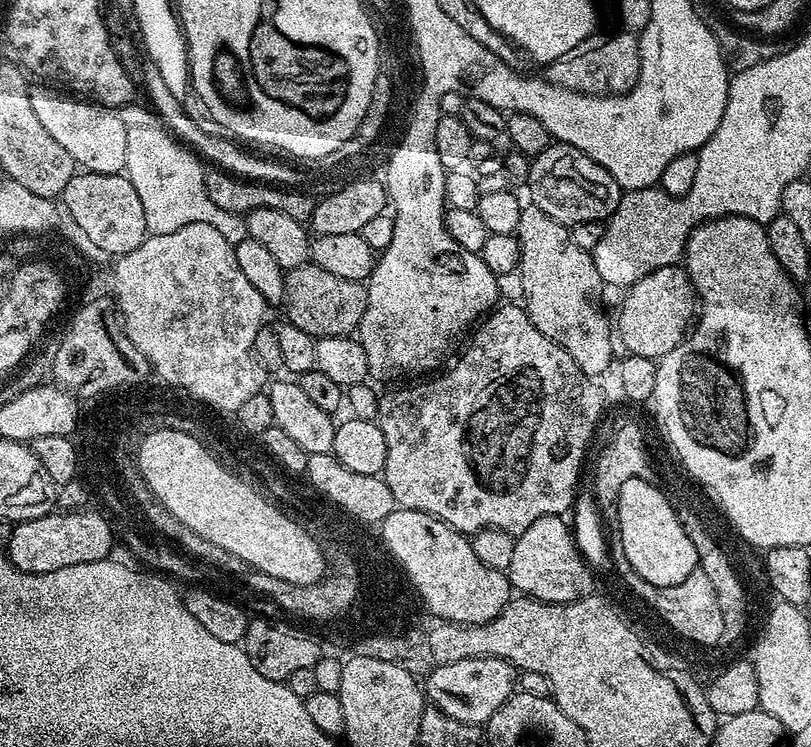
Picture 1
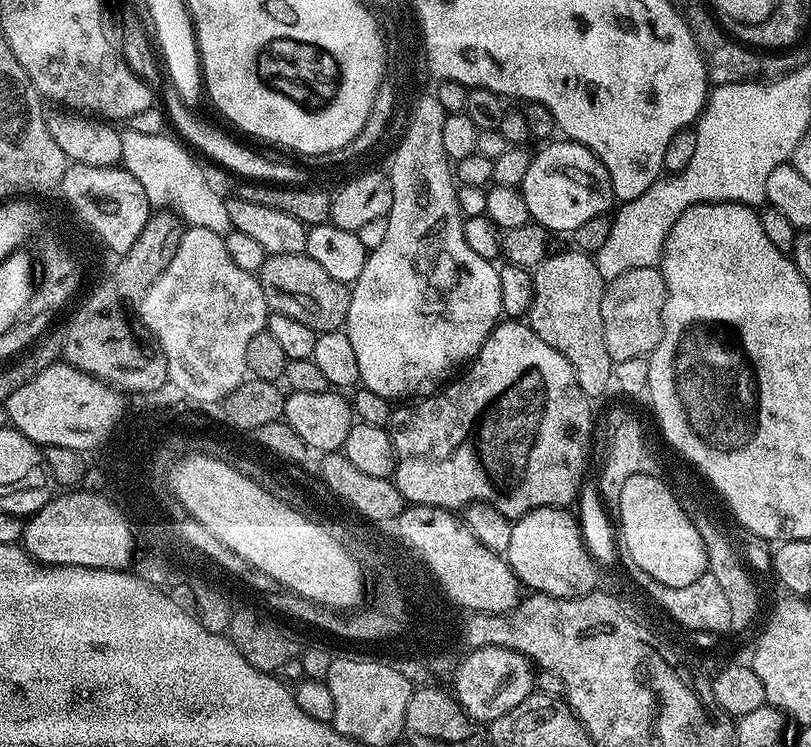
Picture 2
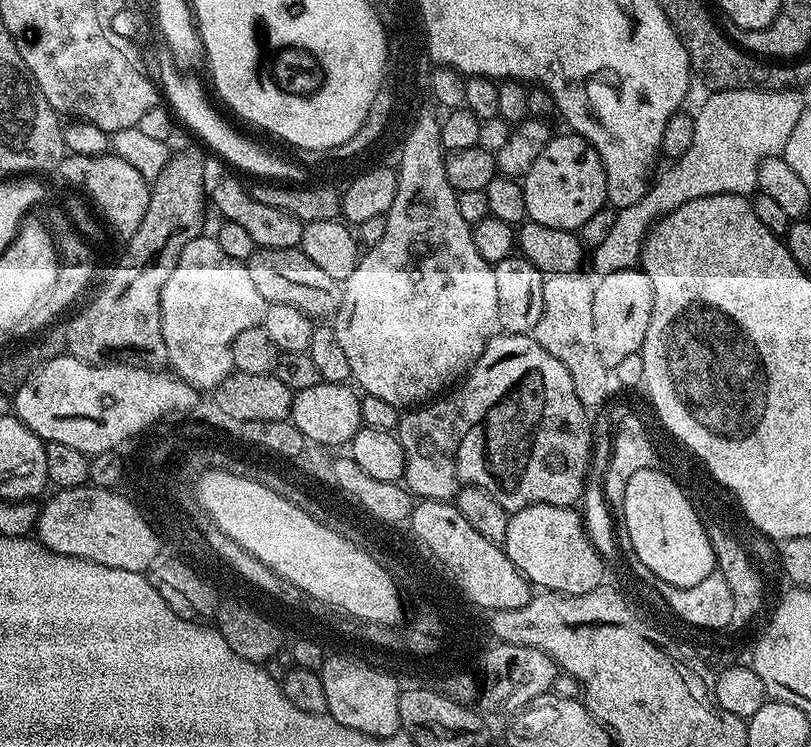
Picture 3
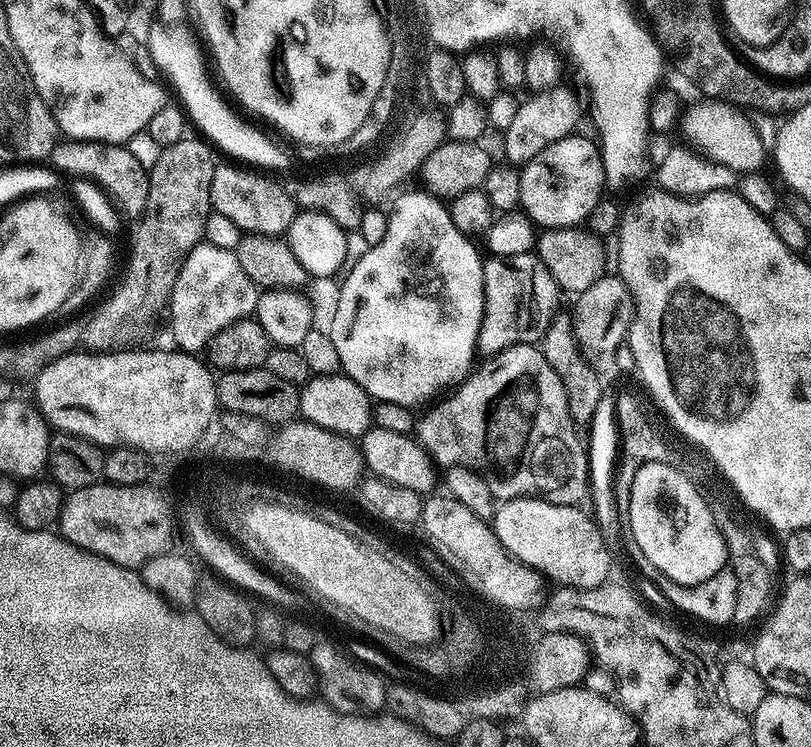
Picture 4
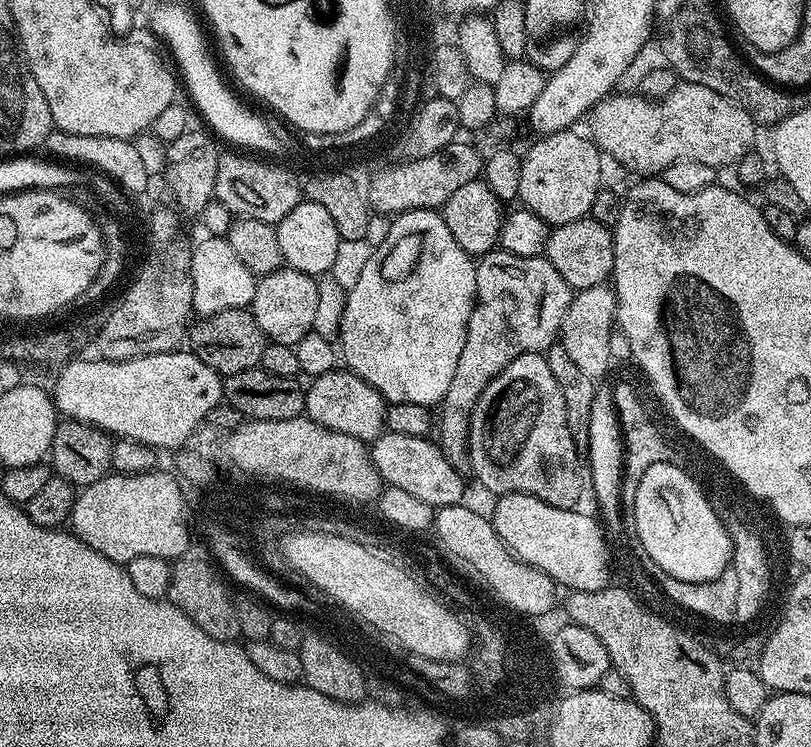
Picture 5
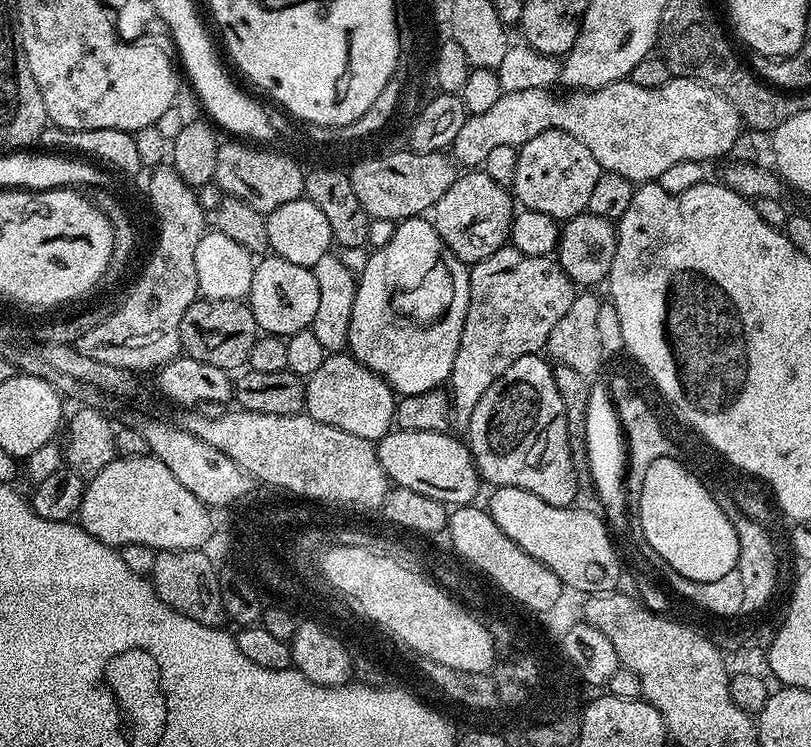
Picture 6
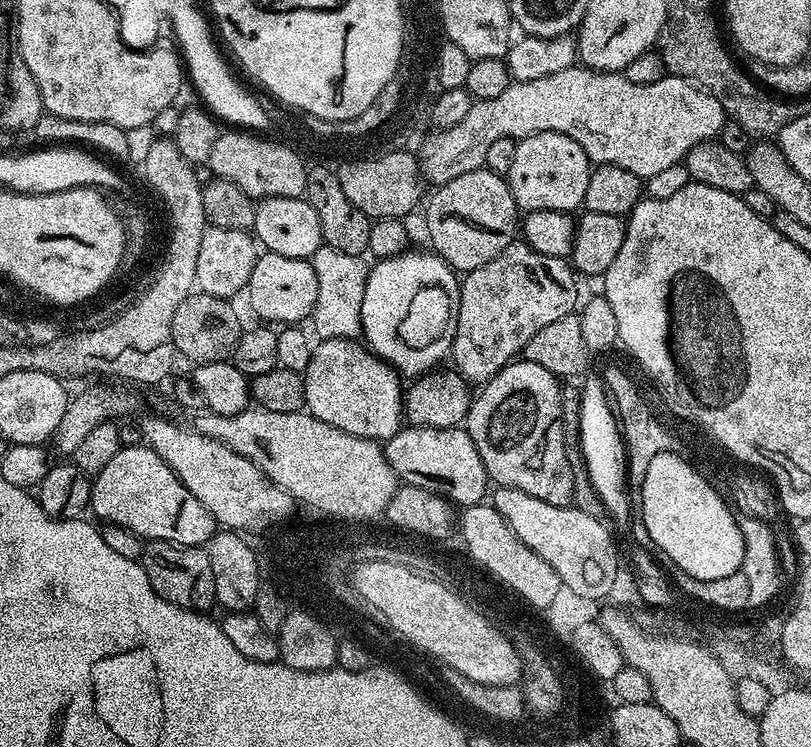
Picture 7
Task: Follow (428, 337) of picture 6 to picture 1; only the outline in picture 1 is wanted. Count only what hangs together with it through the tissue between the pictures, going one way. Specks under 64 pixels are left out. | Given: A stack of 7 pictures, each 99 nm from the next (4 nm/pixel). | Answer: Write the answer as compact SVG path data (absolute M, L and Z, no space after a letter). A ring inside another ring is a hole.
M427 90L421 92L412 108L408 129L388 160L388 173L382 176L382 183L388 189L390 208L396 218L394 239L384 252L379 253L376 267L366 281L366 314L362 314L358 329L360 345L362 350L366 350L368 375L373 381L400 382L403 381L400 380L403 376L416 376L419 372L431 373L439 369L439 364L451 354L452 347L459 342L460 335L464 331L467 333L481 317L493 311L500 295L496 285L497 276L490 270L490 266L482 262L480 255L458 246L458 242L450 238L450 230L444 221L446 170L438 159L438 146L434 146L434 130L438 130L442 115L440 93Z

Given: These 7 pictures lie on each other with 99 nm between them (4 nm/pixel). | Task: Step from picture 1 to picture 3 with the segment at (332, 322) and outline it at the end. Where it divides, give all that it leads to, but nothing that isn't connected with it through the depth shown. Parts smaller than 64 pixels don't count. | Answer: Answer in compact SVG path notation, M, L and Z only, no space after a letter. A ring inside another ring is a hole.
M256 248L246 263L250 270L250 278L258 294L262 294L265 305L294 306L300 308L302 314L313 318L335 317L340 308L344 297L341 281L330 278L326 270L314 266L314 262L310 262L310 258L306 258L306 254L299 248Z

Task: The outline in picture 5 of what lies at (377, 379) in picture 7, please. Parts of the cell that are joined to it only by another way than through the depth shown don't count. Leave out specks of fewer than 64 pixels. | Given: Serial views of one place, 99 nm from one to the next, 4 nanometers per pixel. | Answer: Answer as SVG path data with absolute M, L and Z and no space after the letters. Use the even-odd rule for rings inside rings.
M337 370L315 377L307 385L304 407L308 419L326 426L330 430L338 430L342 434L350 434L354 438L371 442L379 438L385 431L384 410L386 401L374 386L370 386L353 372Z

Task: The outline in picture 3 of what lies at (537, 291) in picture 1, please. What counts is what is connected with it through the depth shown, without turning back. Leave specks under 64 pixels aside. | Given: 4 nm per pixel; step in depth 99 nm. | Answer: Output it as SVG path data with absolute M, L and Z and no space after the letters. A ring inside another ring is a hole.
M581 271L556 272L544 279L542 317L532 335L548 354L558 358L570 371L574 392L585 408L595 410L608 396L612 374L598 351L594 338L593 290L595 283Z

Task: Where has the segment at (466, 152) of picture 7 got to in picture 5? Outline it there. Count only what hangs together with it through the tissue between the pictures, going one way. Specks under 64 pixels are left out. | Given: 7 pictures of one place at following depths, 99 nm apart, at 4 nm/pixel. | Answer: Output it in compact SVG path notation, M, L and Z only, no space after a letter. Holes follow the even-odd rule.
M677 83L674 91L665 100L653 102L639 94L616 96L609 94L596 105L594 117L600 127L601 140L598 147L605 157L613 156L636 174L660 174L676 160L697 160L711 168L723 169L723 164L736 166L745 155L753 151L758 125L745 108L737 108L733 100L727 100L706 86Z

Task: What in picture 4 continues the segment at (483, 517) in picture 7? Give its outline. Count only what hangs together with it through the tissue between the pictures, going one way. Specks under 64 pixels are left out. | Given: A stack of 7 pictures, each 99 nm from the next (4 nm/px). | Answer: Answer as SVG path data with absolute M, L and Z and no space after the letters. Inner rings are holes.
M449 494L436 495L429 495L424 500L427 509L425 520L432 536L437 536L441 543L448 544L460 559L480 575L485 592L488 592L492 599L500 600L505 607L512 605L520 614L530 611L531 608L539 609L546 599L546 582L541 573L535 572L531 566L523 564L521 560L509 554L489 521L474 514L474 511Z

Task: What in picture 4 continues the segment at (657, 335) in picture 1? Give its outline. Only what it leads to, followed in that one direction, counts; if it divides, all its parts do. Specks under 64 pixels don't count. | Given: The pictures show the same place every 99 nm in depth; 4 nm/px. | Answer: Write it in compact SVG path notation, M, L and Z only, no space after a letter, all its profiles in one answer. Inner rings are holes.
M605 274L590 290L575 297L575 332L584 355L591 361L601 378L608 378L616 372L616 352L628 338L634 319L634 299L627 284L616 274Z

